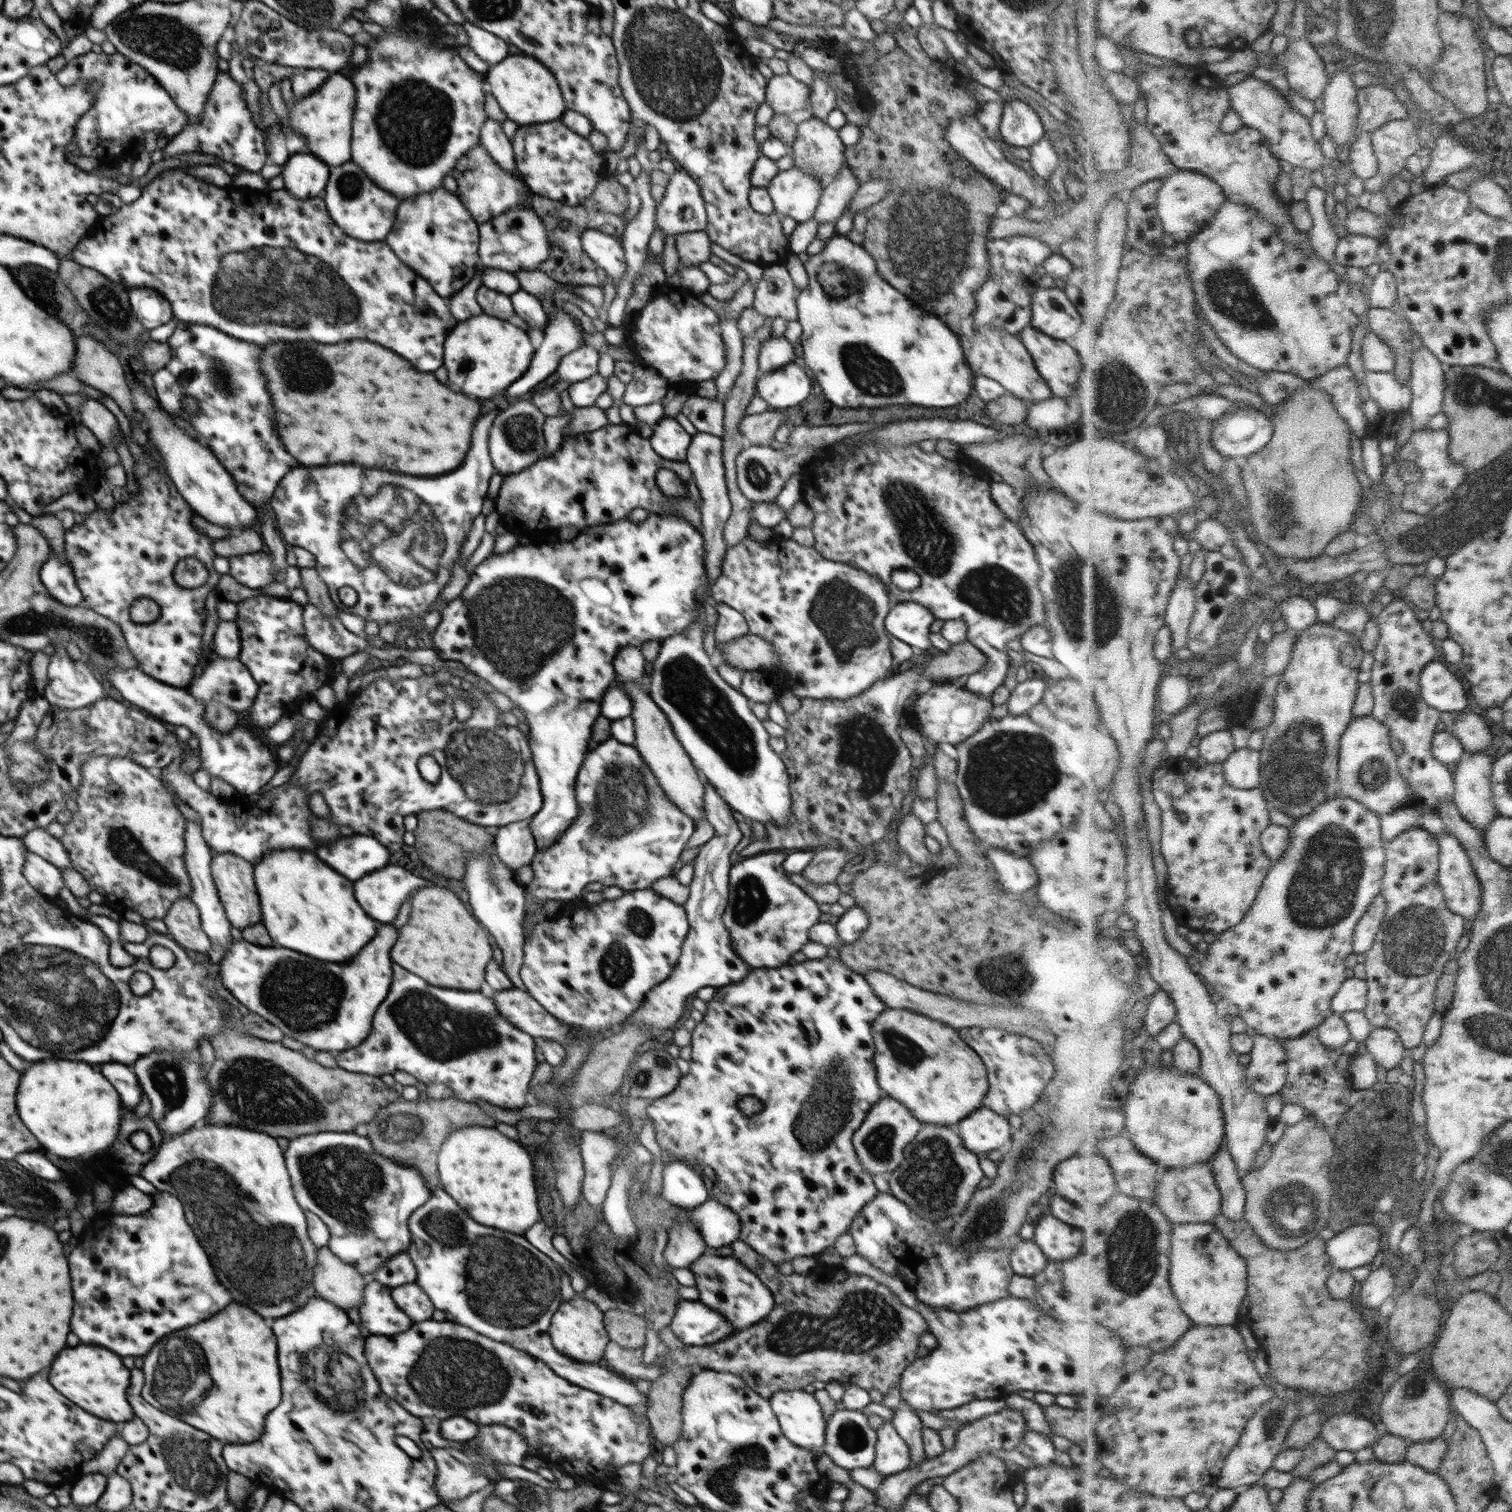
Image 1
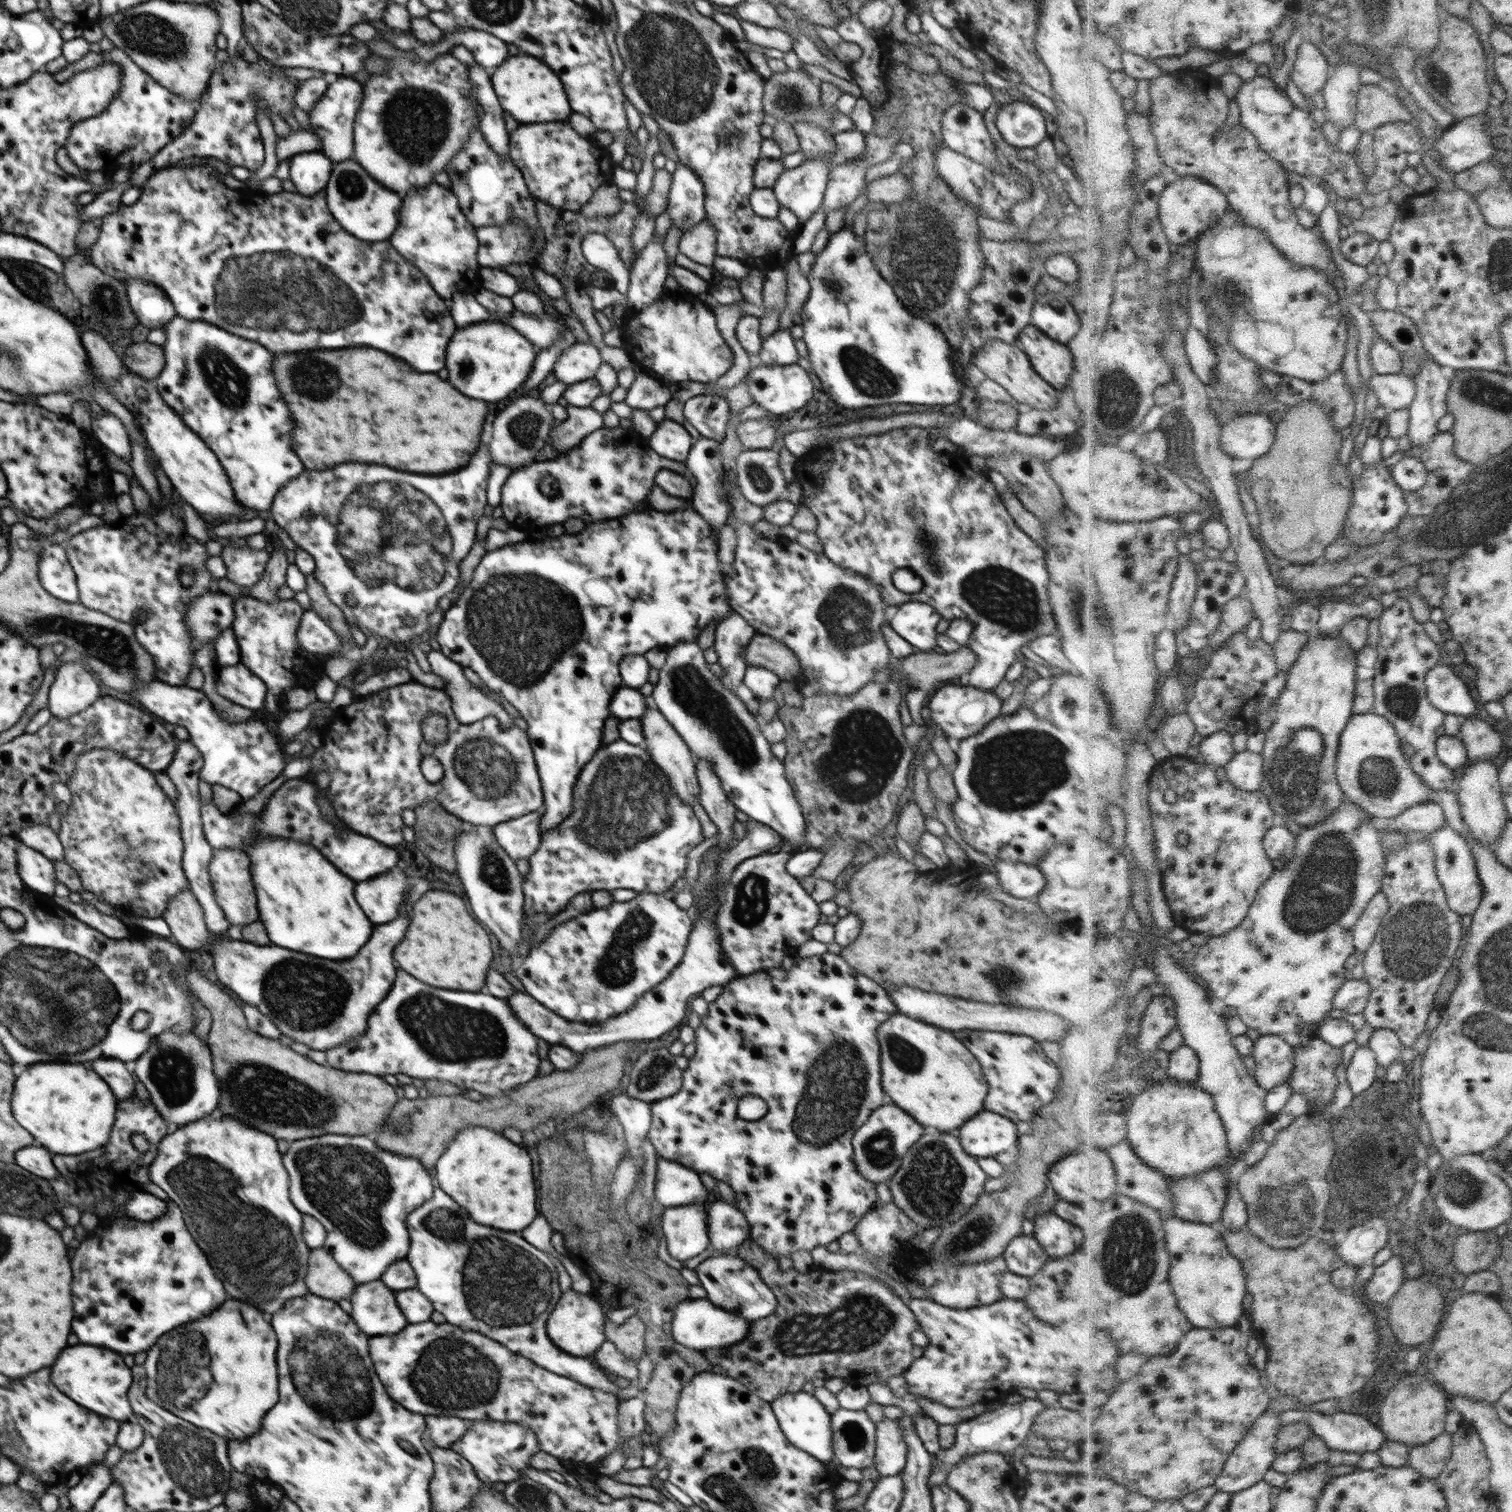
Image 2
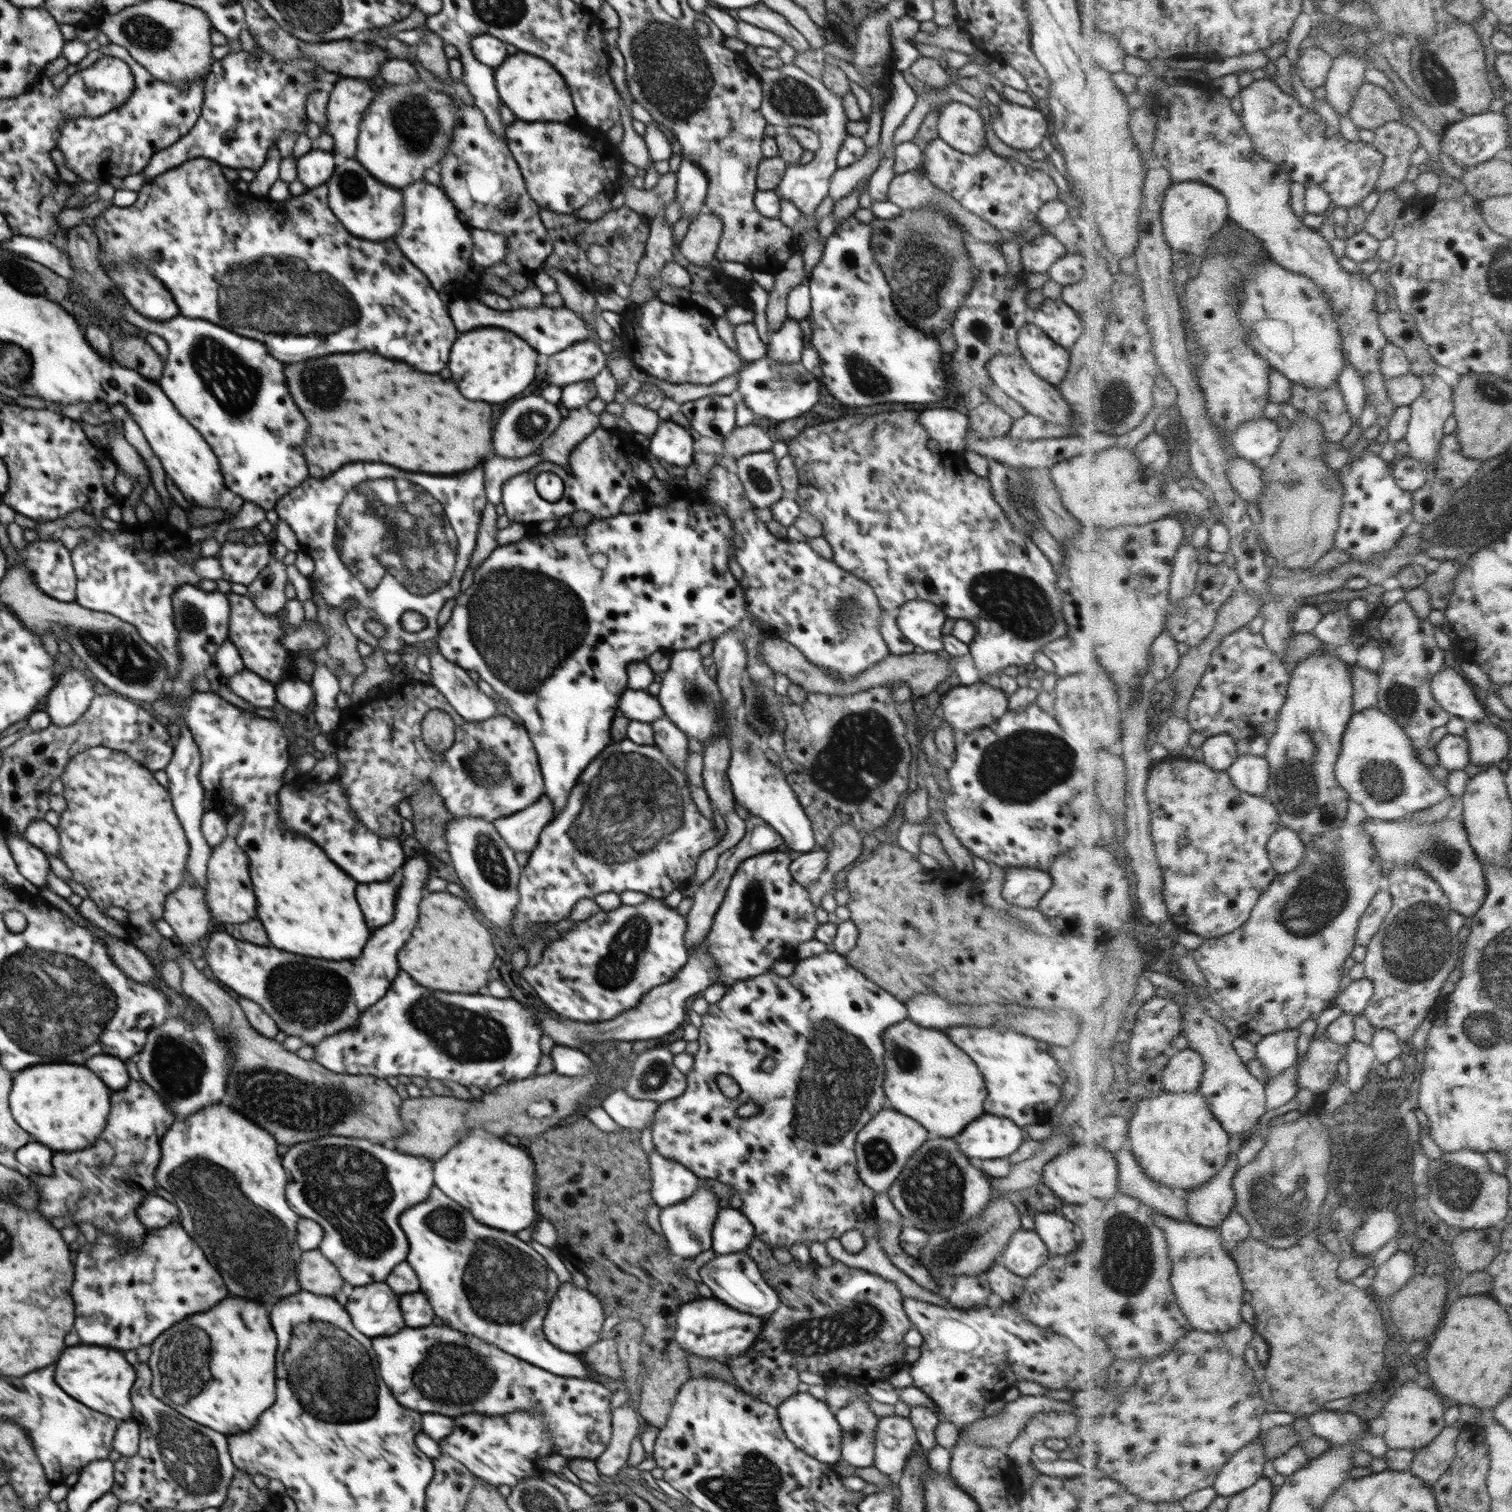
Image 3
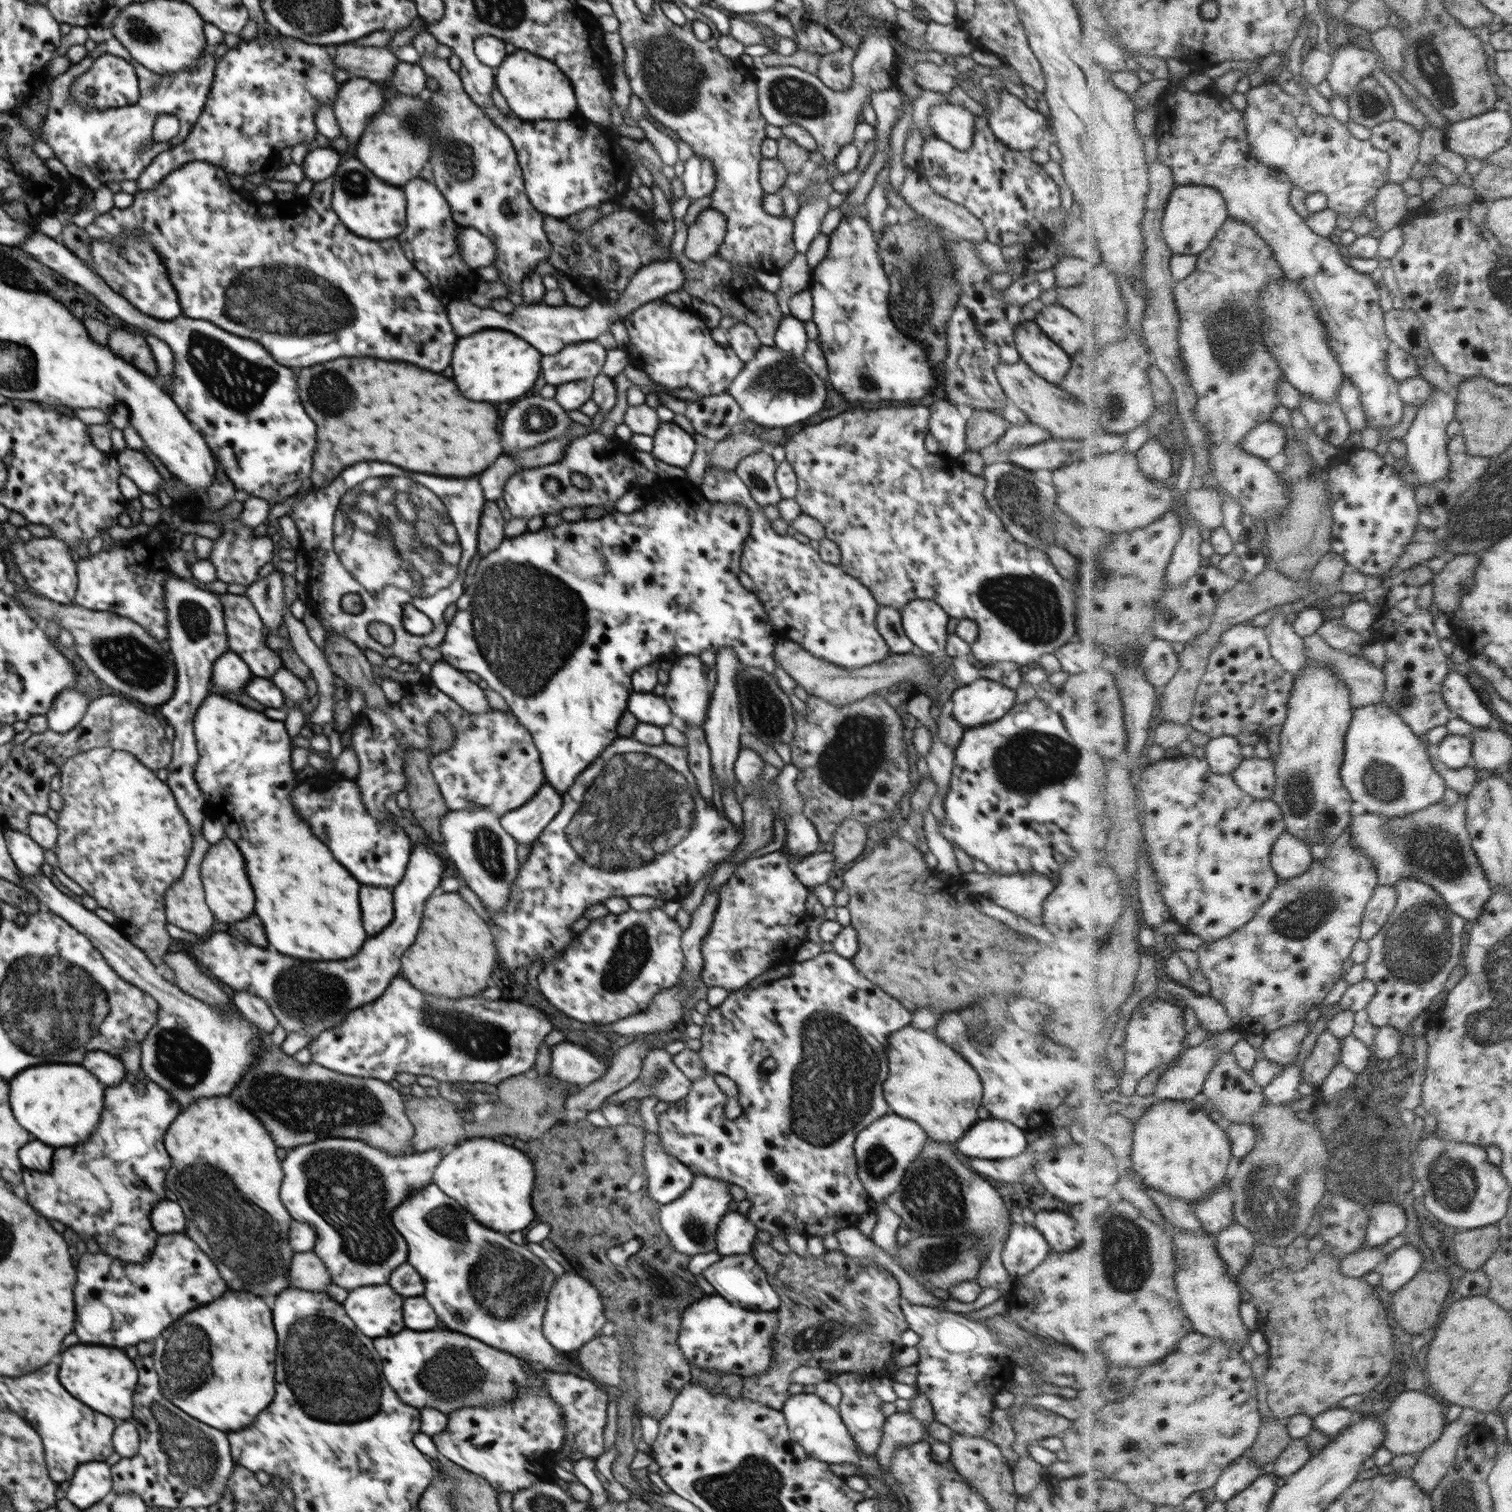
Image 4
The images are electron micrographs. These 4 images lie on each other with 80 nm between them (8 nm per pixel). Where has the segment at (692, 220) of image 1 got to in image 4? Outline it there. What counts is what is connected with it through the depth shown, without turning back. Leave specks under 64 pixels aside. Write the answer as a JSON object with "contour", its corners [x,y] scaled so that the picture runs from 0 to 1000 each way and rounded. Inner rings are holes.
{"contour":[[[458,103],[454,106],[452,119],[454,130],[457,134],[469,130],[474,124],[474,115],[472,115],[472,108],[468,104],[464,103]]]}

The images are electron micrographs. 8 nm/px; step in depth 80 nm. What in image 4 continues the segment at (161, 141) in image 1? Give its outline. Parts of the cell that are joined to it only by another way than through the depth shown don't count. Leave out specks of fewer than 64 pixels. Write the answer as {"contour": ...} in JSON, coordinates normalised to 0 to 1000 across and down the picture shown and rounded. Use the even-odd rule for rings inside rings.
{"contour":[[[71,22],[70,26],[64,29],[57,38],[54,38],[52,42],[48,42],[44,48],[35,52],[33,57],[34,67],[31,69],[30,80],[27,83],[27,93],[34,98],[36,104],[42,108],[47,116],[61,126],[71,123],[75,119],[91,120],[104,102],[118,97],[123,93],[135,73],[142,54],[143,42],[141,31],[139,31],[134,36],[130,44],[105,50],[93,42],[89,42],[78,26]],[[68,36],[79,37],[88,43],[92,54],[92,65],[90,69],[81,71],[60,73],[52,71],[46,65],[46,58],[49,56],[49,54],[52,50],[58,48],[61,42]],[[106,76],[115,76],[118,79],[118,88],[110,94],[101,93],[101,83]],[[93,96],[96,98],[91,98]]]}

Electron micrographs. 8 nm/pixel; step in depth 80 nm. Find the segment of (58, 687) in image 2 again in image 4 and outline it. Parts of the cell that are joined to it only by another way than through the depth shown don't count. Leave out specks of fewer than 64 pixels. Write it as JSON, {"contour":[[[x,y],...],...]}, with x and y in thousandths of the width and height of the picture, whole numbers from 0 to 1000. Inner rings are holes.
{"contour":[[[53,453],[43,455],[37,460],[36,464],[30,472],[32,481],[36,484],[48,483],[54,476],[59,464],[57,459],[53,456]]]}

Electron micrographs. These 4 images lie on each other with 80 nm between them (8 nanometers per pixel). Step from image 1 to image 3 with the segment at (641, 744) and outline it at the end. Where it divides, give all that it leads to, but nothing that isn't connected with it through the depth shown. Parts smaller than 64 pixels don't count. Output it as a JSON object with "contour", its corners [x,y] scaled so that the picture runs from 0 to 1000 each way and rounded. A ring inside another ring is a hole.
{"contour":[[[439,474],[430,478],[432,481],[433,493],[444,503],[444,505],[451,510],[452,516],[455,517],[453,511],[453,503],[456,494],[456,489],[442,474]]]}

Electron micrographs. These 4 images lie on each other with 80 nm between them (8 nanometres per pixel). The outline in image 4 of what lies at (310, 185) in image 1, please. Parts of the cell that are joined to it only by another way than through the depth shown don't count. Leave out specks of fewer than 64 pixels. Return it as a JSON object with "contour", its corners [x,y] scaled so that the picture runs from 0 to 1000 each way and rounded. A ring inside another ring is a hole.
{"contour":[[[208,97],[201,104],[199,110],[202,118],[209,122],[218,118],[224,110],[225,106],[224,102],[219,98]]]}

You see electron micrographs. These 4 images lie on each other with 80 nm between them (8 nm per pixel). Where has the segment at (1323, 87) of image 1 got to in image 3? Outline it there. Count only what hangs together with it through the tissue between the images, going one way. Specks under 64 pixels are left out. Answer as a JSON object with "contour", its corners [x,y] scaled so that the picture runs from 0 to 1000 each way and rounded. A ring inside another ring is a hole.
{"contour":[[[870,30],[862,33],[860,36],[858,47],[861,50],[862,57],[868,61],[876,58],[883,42],[882,37]]]}

